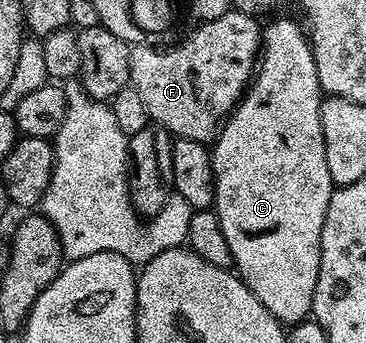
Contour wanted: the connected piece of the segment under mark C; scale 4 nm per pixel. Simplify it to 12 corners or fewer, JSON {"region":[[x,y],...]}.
{"region":[[281,17],[211,145],[238,277],[313,312],[327,171],[313,47]]}

